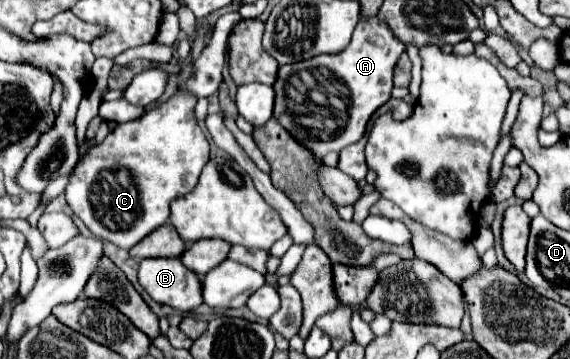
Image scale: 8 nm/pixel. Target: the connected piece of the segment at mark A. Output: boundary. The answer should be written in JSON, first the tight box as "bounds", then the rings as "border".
{"bounds":[273,18,405,160],"border":[[[379,18],[359,20],[349,46],[343,52],[323,56],[323,68],[327,68],[333,76],[337,76],[337,80],[345,84],[343,88],[347,88],[347,96],[343,98],[345,104],[341,108],[341,118],[339,118],[341,128],[325,132],[325,126],[301,126],[299,104],[289,104],[289,96],[285,96],[285,82],[289,80],[291,74],[305,70],[305,62],[293,64],[293,66],[283,66],[279,70],[279,78],[273,84],[273,88],[275,88],[273,116],[299,144],[309,148],[309,152],[313,152],[313,156],[317,156],[317,160],[321,160],[327,152],[341,152],[345,146],[361,140],[371,114],[391,98],[393,68],[403,50],[405,50],[405,44],[401,40],[397,40],[397,36],[393,36],[389,24],[385,24]]]}

